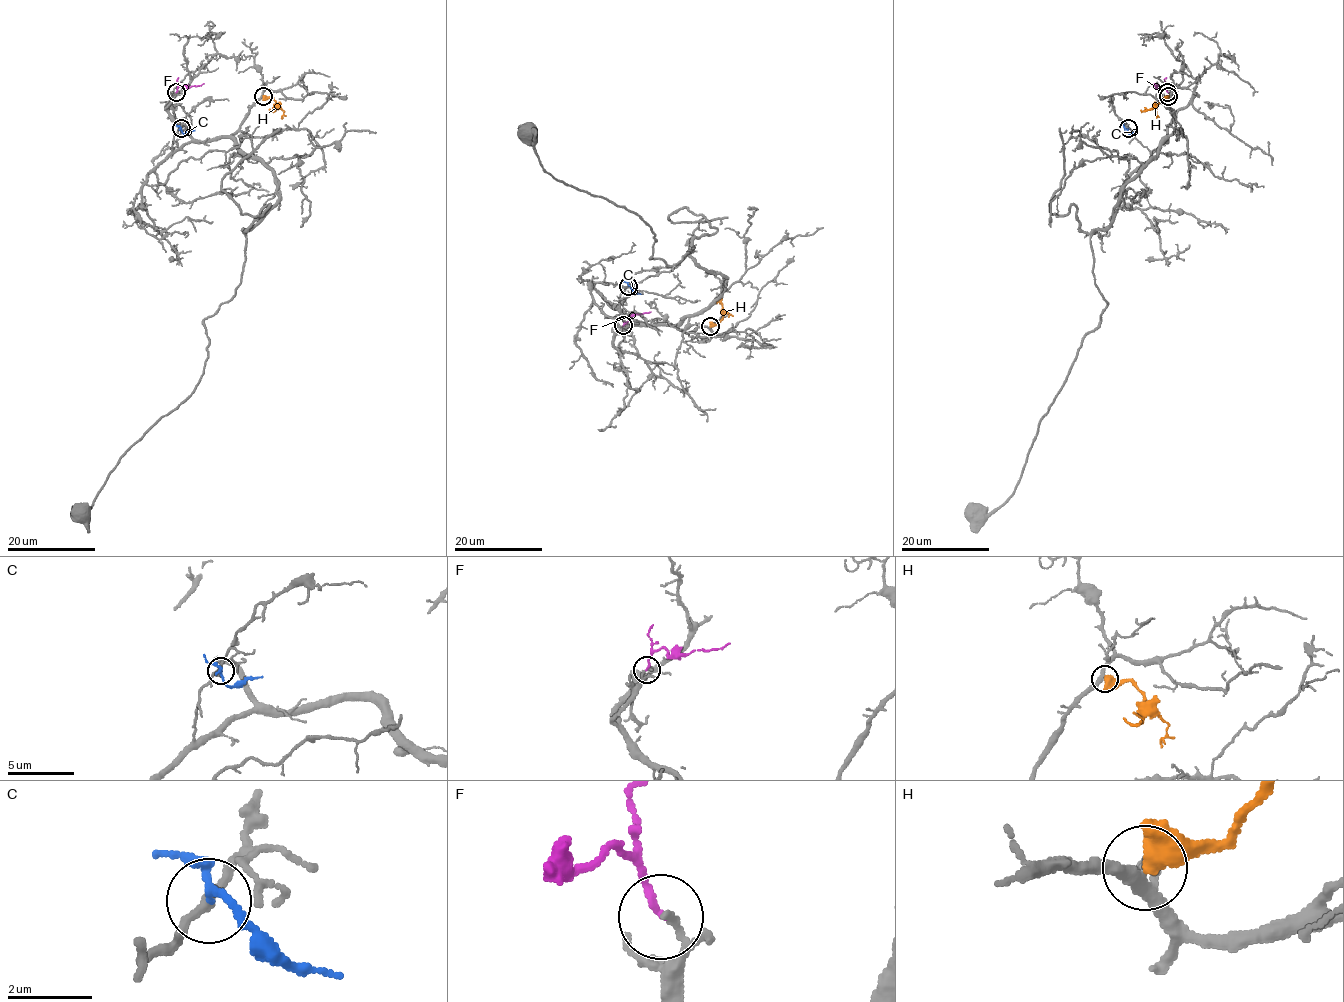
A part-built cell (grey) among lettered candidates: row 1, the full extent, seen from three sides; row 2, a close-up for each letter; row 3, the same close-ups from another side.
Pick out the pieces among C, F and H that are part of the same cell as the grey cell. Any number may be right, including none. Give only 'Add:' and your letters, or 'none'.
Add: F

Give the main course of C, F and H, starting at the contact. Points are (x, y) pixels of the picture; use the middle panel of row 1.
C: (627, 286), (642, 294)
F: (623, 326), (632, 316), (650, 311)
H: (710, 327), (722, 318), (722, 305), (719, 301), (716, 304)

